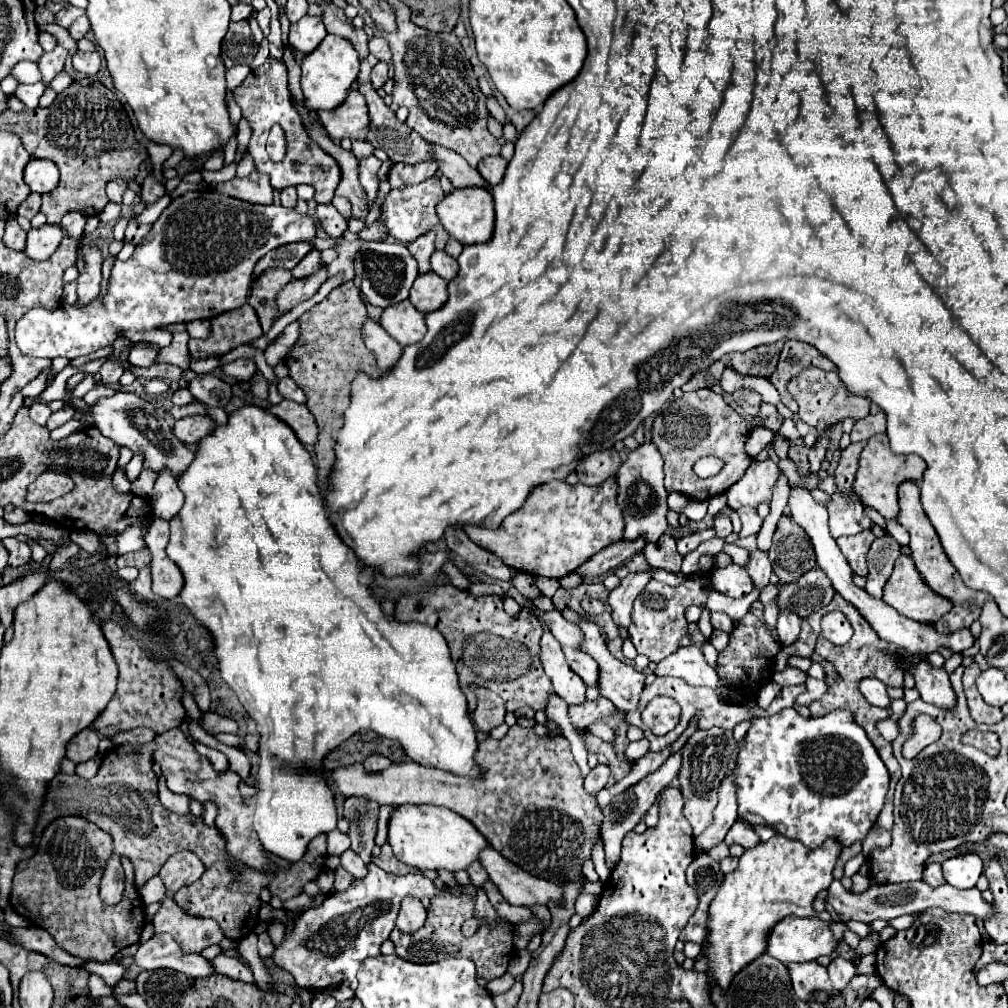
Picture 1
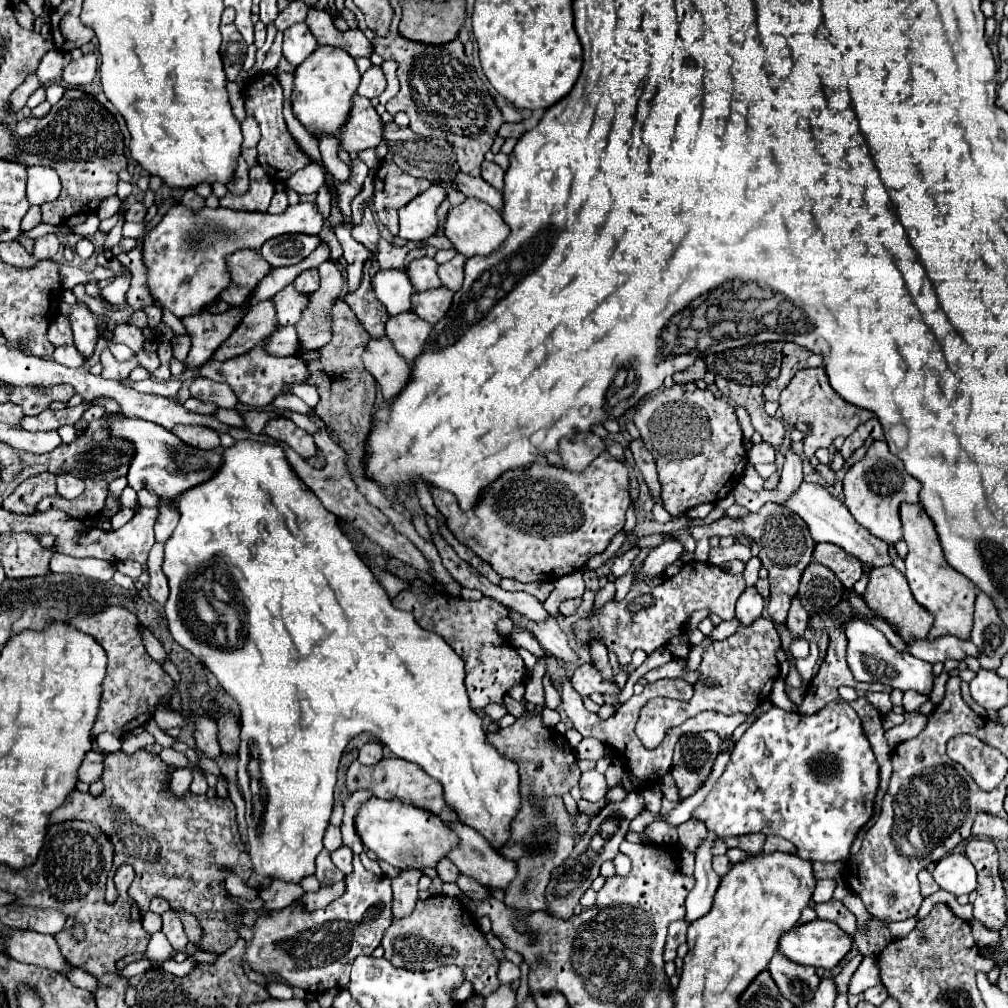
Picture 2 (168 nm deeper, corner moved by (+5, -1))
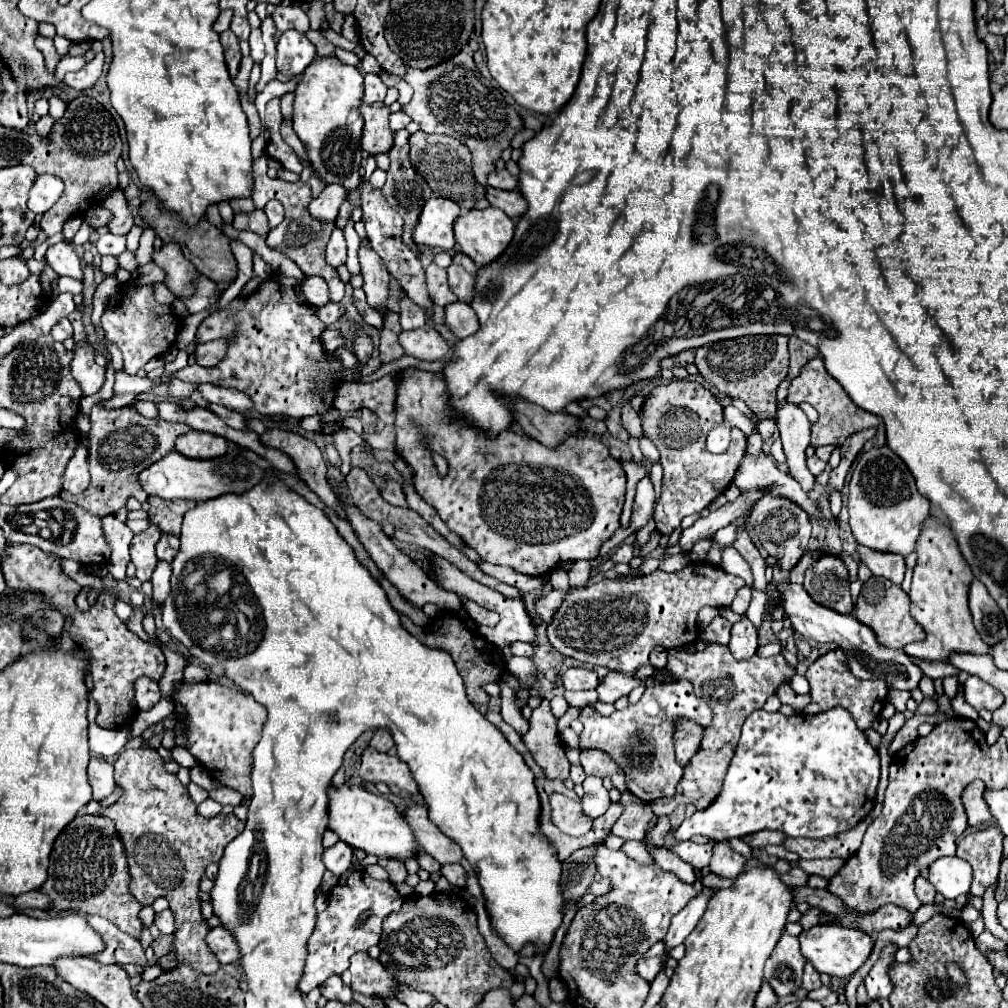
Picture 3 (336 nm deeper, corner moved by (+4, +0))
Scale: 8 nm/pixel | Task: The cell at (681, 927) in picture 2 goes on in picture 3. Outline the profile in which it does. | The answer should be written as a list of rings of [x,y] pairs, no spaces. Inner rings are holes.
[[[655,943],[639,961],[637,961],[637,973],[645,981],[653,981],[655,975],[661,971],[661,957],[663,957],[663,943]]]

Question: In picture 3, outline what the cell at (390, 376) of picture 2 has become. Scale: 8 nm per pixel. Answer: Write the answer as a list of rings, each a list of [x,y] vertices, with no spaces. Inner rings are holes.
[[[403,371],[403,385],[397,397],[395,419],[397,455],[413,469],[413,485],[425,503],[437,509],[439,517],[455,531],[463,543],[479,553],[481,559],[495,565],[509,565],[529,577],[551,573],[559,561],[593,561],[601,545],[619,529],[619,517],[625,503],[625,471],[609,455],[609,449],[589,437],[567,437],[557,447],[545,447],[529,435],[501,431],[497,437],[483,433],[451,409],[443,375],[431,371]],[[431,453],[439,453],[449,469],[441,475]]]

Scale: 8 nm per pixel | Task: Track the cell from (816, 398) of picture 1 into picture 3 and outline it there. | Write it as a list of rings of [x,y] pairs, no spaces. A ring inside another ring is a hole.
[[[815,357],[811,361],[807,361],[807,365],[801,369],[801,373],[791,381],[789,387],[789,401],[795,401],[797,405],[801,401],[807,401],[809,405],[813,405],[819,413],[817,423],[813,425],[811,431],[811,445],[819,447],[819,445],[841,445],[849,435],[867,429],[867,427],[879,427],[881,425],[881,417],[875,417],[873,413],[863,411],[861,407],[857,407],[851,397],[845,393],[845,389],[827,373],[823,359]]]

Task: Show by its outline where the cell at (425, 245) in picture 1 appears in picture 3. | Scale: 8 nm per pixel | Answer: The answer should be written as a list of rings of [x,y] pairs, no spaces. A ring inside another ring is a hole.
[[[431,263],[427,267],[427,289],[429,289],[429,295],[435,305],[447,307],[457,301],[457,297],[453,295],[453,291],[447,285],[447,271],[437,267],[435,263]]]

